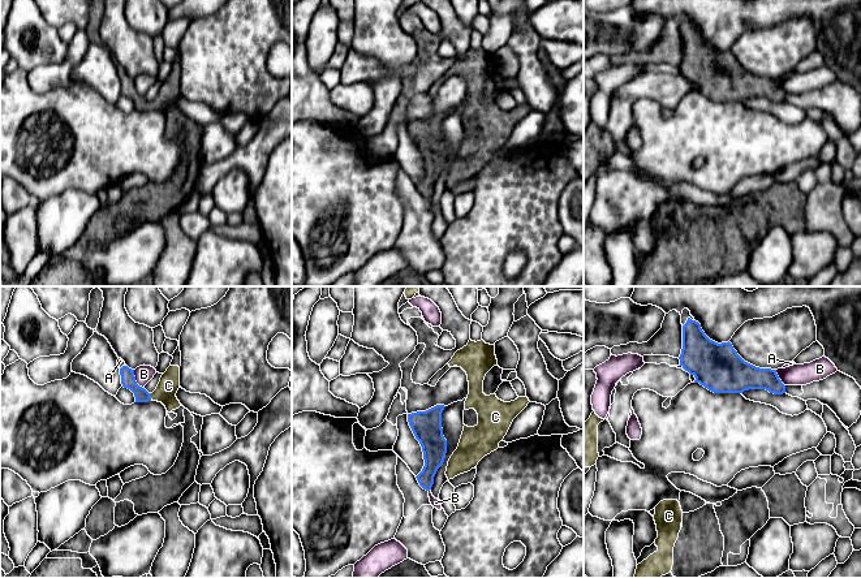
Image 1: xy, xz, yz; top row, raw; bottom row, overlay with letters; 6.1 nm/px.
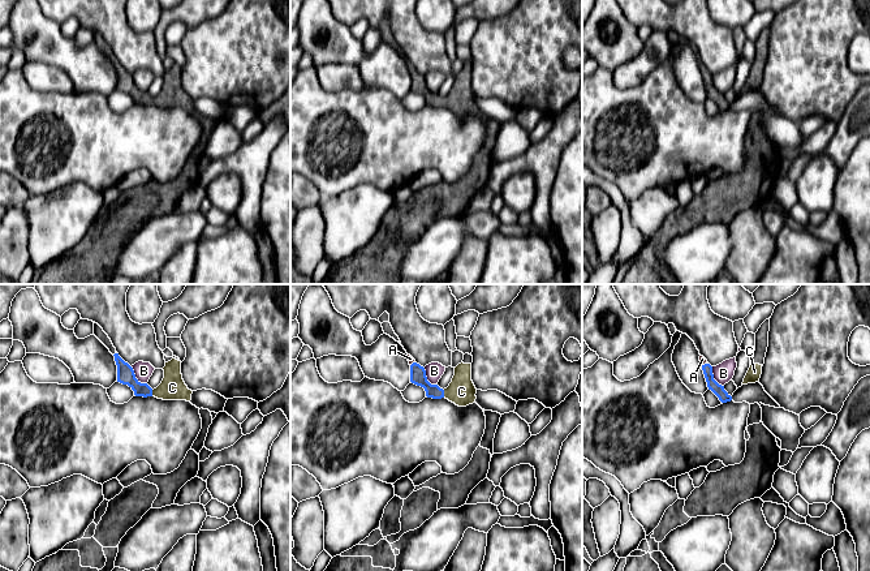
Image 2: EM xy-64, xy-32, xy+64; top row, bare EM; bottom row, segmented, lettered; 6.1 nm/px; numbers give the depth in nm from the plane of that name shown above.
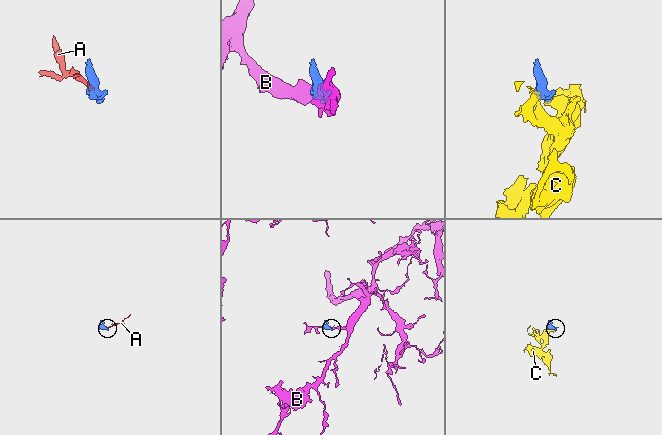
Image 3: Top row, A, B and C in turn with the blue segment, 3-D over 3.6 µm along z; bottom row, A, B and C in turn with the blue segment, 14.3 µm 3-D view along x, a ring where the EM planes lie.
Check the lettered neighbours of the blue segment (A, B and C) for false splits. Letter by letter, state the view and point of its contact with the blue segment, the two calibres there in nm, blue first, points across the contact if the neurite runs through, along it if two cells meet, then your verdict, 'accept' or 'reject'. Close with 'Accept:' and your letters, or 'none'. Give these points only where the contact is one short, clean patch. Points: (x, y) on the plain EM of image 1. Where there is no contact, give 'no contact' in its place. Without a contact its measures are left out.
A: contact xy (123, 74); calibres 90 and 40 nm; way xy (128, 87), (123, 74), (120, 69); accept
B: contact xy (134, 89); calibres 90 and 110 nm; reject
C: contact xy (150, 104); calibres 90 and 130 nm; way xy (128, 87), (143, 104), (150, 104), (159, 103), (168, 94); accept
Accept: A, C

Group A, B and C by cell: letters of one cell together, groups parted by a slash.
A C / B

